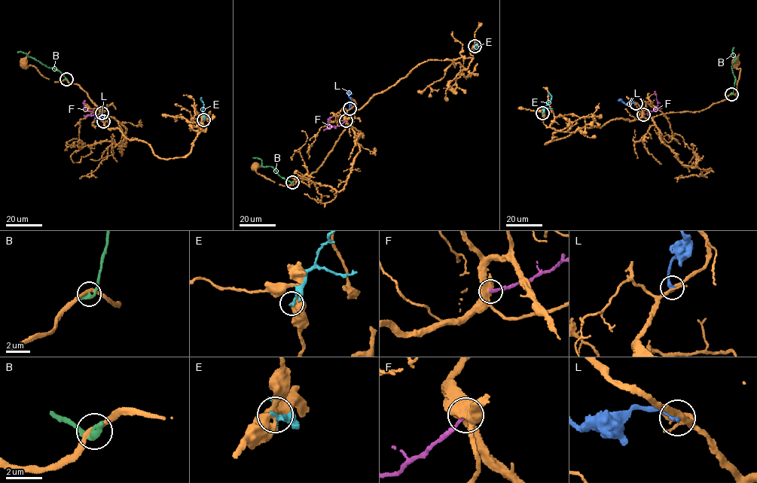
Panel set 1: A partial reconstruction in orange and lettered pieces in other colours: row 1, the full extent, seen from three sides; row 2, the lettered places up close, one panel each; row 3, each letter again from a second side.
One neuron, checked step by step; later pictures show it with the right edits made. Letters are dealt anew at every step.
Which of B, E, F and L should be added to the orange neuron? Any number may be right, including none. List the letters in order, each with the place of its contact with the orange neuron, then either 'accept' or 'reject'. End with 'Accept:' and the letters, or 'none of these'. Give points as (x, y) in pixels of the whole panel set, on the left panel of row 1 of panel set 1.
B: contact (66, 79); reject
E: contact (203, 119); reject
F: contact (103, 121); reject
L: contact (102, 113); reject
Accept: none of these

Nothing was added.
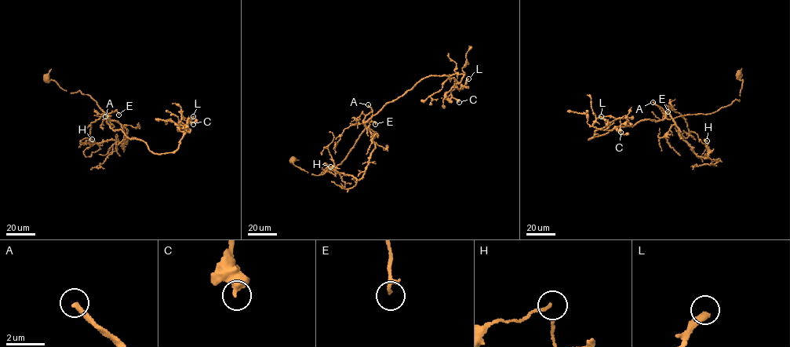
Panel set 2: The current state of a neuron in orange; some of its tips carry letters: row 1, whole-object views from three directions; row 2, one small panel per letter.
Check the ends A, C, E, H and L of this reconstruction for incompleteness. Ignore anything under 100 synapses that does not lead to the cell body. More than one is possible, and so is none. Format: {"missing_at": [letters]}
{"missing_at": ["A"]}

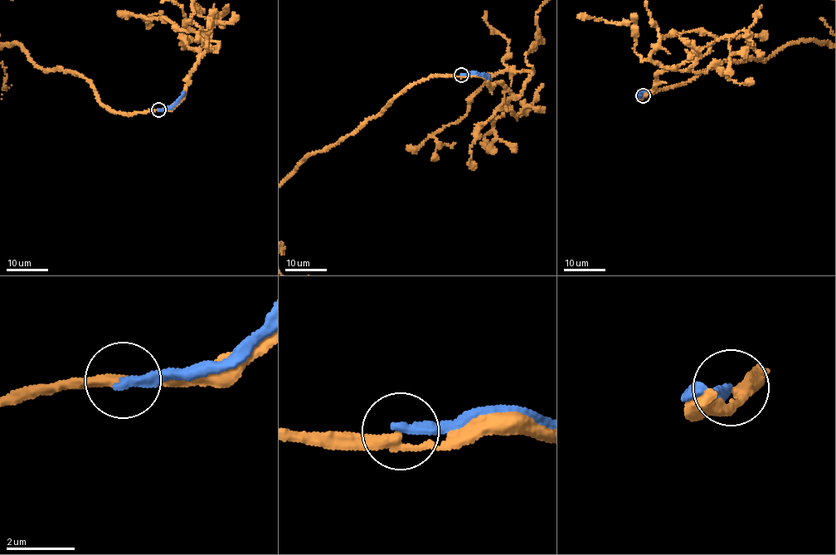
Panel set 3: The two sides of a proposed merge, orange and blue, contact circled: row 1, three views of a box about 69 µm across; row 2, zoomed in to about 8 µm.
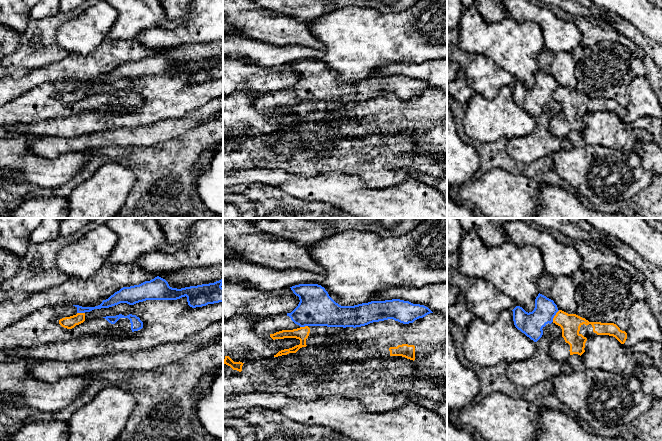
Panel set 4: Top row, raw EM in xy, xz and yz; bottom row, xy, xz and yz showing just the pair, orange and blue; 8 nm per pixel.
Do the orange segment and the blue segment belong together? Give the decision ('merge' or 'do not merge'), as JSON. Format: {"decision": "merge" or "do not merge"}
{"decision": "do not merge"}

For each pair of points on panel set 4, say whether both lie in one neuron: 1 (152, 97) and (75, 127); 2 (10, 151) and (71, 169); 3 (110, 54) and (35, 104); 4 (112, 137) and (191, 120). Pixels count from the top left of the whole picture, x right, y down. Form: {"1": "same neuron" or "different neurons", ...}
{"1": "same neuron", "2": "same neuron", "3": "different neurons", "4": "same neuron"}

